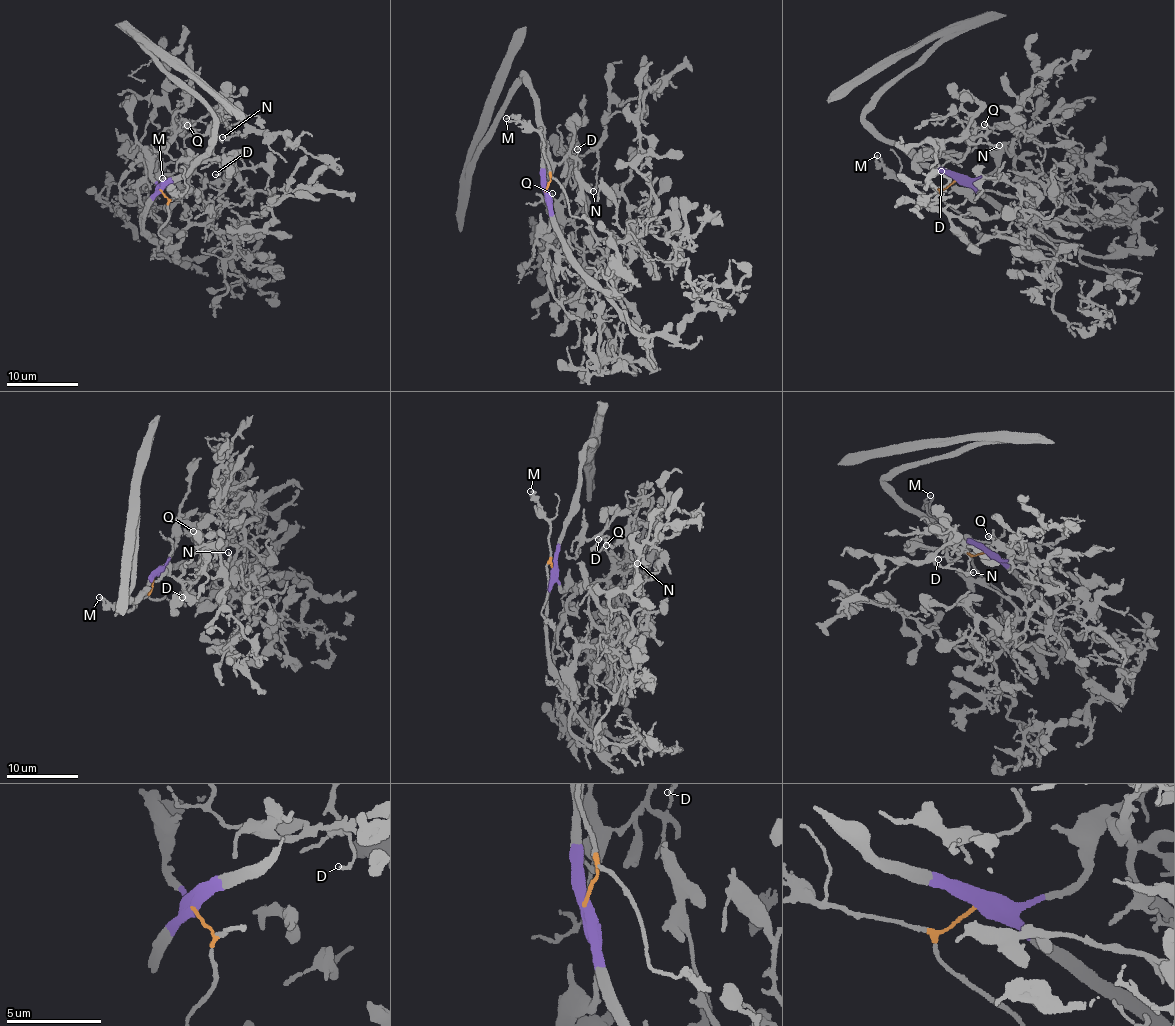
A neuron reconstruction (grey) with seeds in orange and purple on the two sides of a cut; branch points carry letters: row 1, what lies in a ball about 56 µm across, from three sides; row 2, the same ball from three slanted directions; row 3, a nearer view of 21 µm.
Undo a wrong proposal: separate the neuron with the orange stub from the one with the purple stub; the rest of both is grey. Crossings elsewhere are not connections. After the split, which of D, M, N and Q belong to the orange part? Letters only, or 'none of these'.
M

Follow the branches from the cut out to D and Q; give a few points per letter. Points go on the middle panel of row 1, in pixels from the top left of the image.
D: (547, 192), (549, 221), (542, 236), (562, 226), (559, 198), (568, 175), (577, 172), (579, 145), (576, 149)
Q: (547, 192), (549, 221), (541, 233), (542, 236), (552, 235), (562, 226), (562, 207), (551, 193)

